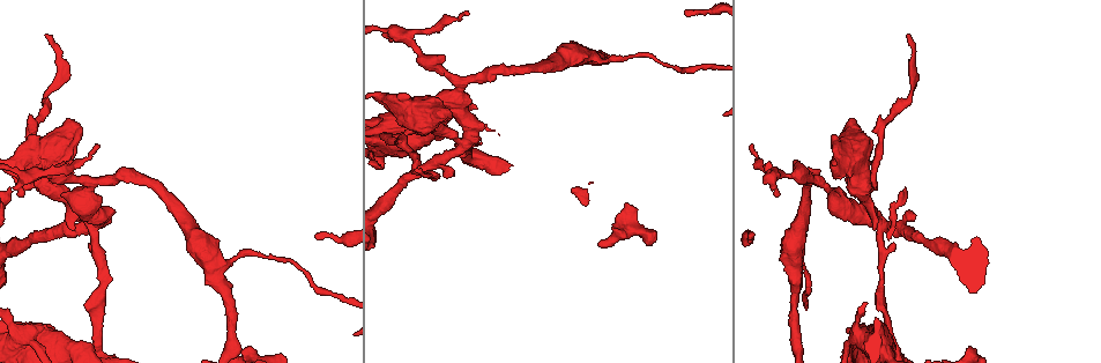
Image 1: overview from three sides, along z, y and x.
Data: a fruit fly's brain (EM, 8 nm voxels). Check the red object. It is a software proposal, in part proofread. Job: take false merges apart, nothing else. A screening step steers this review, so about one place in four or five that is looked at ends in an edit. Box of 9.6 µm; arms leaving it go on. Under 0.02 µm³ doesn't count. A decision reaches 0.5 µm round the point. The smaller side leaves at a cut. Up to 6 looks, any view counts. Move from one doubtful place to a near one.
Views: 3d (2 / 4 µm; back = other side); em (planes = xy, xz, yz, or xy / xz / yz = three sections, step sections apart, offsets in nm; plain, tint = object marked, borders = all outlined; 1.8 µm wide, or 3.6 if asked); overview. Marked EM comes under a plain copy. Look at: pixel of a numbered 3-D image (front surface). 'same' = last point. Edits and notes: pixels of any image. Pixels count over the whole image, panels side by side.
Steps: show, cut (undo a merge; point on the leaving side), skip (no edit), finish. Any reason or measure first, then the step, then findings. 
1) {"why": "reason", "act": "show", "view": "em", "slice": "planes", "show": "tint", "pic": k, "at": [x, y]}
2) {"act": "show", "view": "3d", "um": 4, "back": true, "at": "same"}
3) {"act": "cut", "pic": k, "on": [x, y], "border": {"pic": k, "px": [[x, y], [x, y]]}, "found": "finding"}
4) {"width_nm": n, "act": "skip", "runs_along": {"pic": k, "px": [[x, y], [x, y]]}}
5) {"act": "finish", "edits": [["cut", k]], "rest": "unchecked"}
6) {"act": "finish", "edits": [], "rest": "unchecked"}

{"why": "a narrow waist", "act": "show", "view": "em", "slice": "planes", "show": "tint", "pic": 1, "at": [882, 219]}

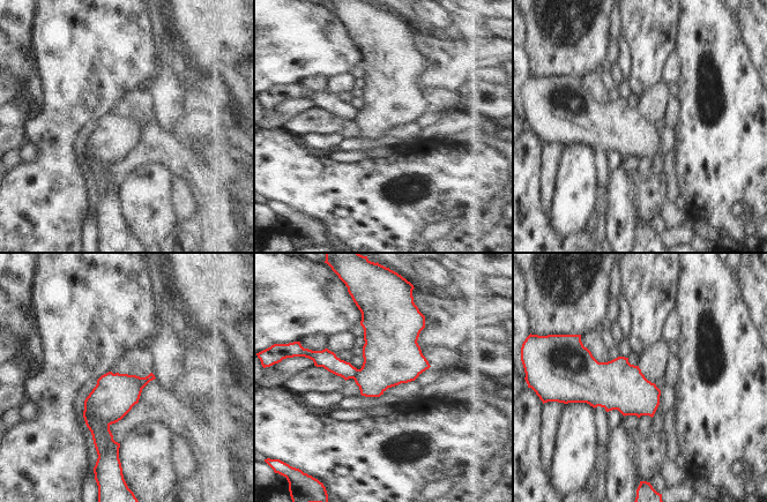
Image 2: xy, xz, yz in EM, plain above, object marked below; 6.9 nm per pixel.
{"width_nm": 300, "act": "cut", "pic": 2, "on": [105, 446], "border": {"pic": 2, "px": [[88, 396], [88, 409], [110, 424]]}, "found": "two neurons meet here"}

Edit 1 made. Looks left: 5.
{"why": "see it whole again", "act": "show", "view": "overview"}

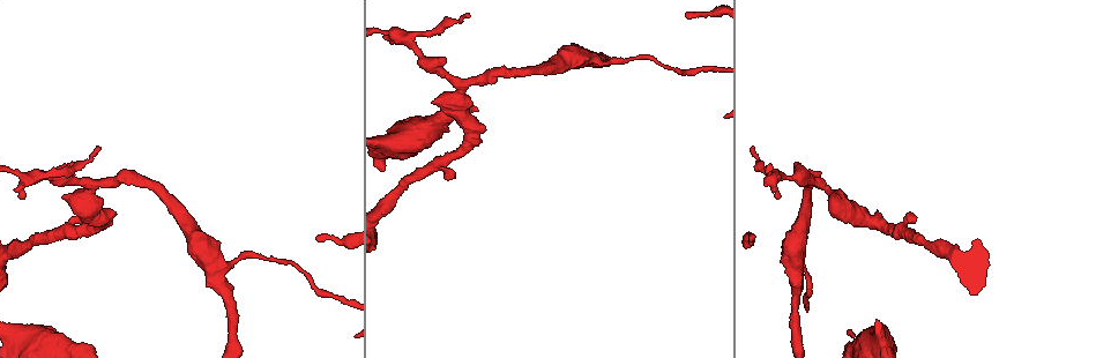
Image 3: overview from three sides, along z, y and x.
{"why": "narrows sharply", "act": "show", "view": "3d", "um": 4, "pic": 3, "at": [44, 175]}

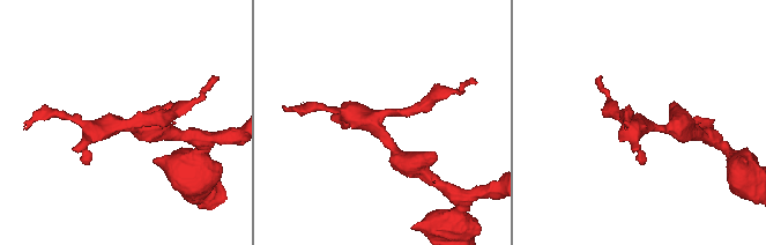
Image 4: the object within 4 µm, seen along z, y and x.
{"act": "show", "view": "em", "slice": "planes", "show": "tint", "pic": 4, "at": [645, 127]}

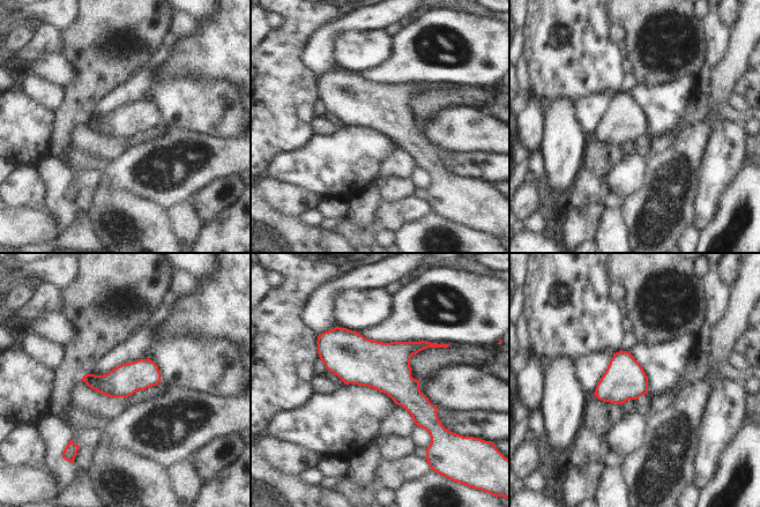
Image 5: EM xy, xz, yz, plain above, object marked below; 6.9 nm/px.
{"act": "skip", "runs_along": {"pic": 5, "px": [[321, 347], [375, 364], [433, 426]]}, "found": "continuous, no second neuron"}

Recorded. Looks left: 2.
{"act": "finish", "edits": [["cut", 2]], "rest": "unchecked"}

